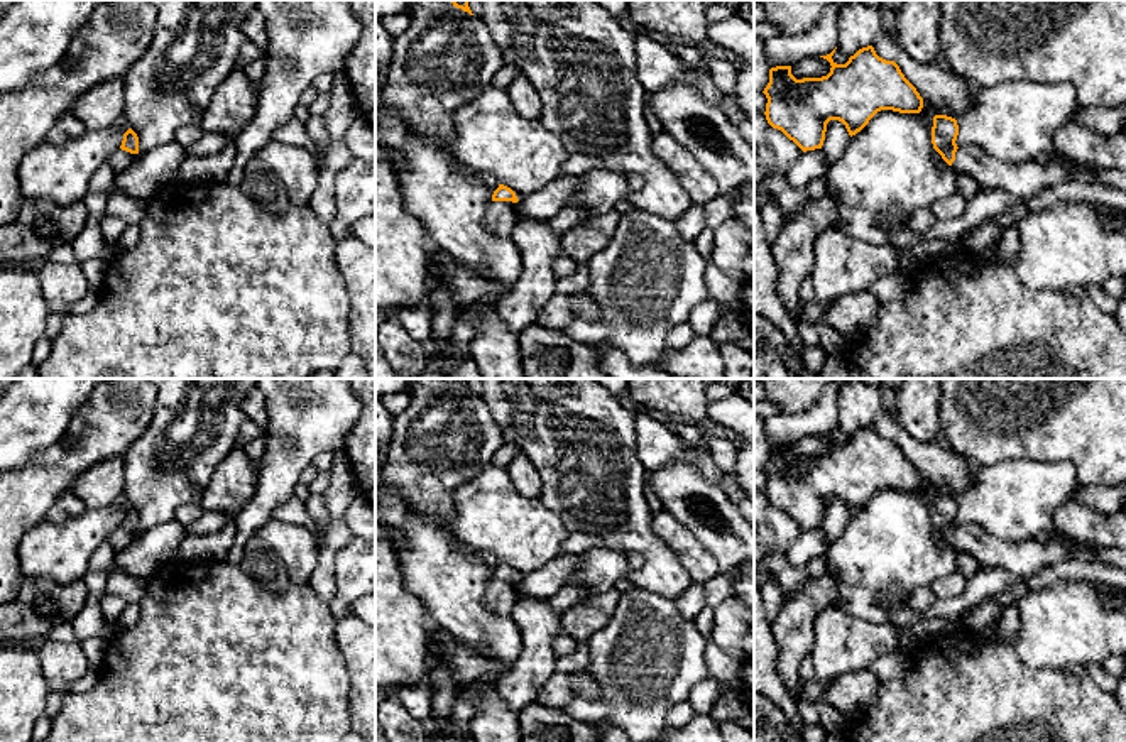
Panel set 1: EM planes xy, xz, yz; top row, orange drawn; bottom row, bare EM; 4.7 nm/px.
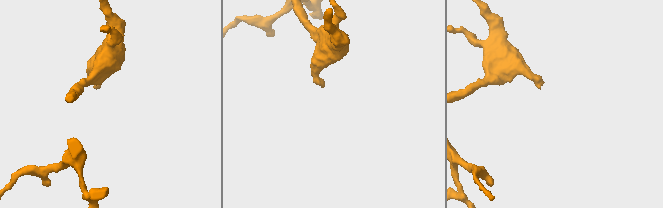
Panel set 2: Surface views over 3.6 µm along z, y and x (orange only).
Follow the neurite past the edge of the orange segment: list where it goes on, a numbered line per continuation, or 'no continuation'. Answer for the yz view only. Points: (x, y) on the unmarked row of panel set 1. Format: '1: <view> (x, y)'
1: yz (1025, 558)

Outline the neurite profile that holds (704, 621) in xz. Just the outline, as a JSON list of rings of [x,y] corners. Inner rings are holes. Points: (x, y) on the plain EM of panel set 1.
[[[705,607],[695,619],[693,619],[698,632],[705,637],[710,637],[712,627],[713,627],[713,608]]]

